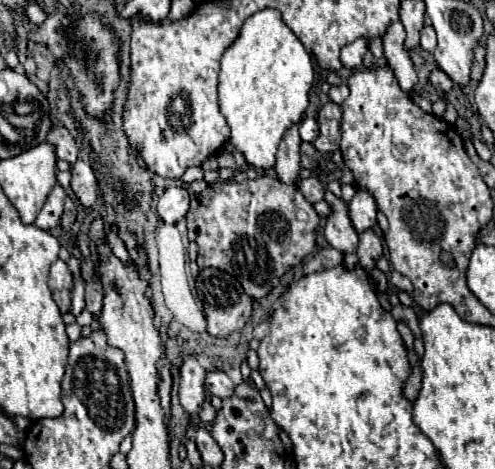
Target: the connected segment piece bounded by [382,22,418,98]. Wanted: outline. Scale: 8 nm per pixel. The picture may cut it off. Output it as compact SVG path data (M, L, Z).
M400 22L390 24L386 36L382 38L382 42L384 42L384 58L386 58L388 68L394 72L394 76L398 80L398 86L406 94L410 94L410 98L412 98L414 86L418 82L418 74L416 74L414 62L410 58L410 52L404 46L404 38L406 38L406 32L404 32L402 24Z

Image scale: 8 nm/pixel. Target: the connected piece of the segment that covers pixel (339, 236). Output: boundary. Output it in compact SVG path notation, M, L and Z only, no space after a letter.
M326 190L324 200L332 206L332 214L328 216L328 222L326 222L326 228L324 228L328 244L342 254L356 252L358 234L354 232L354 228L350 224L346 202L336 198L330 190Z

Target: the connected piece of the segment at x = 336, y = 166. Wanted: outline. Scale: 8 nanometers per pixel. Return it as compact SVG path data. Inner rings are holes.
M310 142L300 144L300 158L302 158L300 166L312 170L320 178L320 182L324 182L324 184L338 180L342 168L344 168L344 160L342 160L340 150L330 152L330 154L322 154Z

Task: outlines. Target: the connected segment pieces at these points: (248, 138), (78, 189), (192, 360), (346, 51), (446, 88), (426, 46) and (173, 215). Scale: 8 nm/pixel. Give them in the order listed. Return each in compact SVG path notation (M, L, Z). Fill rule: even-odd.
M262 10L252 14L238 40L226 50L218 76L220 112L224 114L232 136L230 144L242 152L246 162L256 170L276 166L280 140L308 108L308 92L314 80L310 54L302 42L282 24L278 10Z
M78 158L78 162L72 166L72 182L70 182L74 194L78 196L78 200L84 206L94 206L96 204L96 174L90 166L90 162L86 162L84 158Z
M184 354L184 362L180 366L180 388L178 388L178 398L180 398L180 404L184 406L186 412L198 412L200 410L200 404L204 402L206 398L206 390L204 390L204 380L206 376L206 370L198 364L196 356L194 354Z
M358 38L352 44L344 46L342 54L340 54L342 66L346 70L356 70L362 64L362 56L366 54L366 50L368 50L368 46L366 46L366 40L362 40L362 38Z
M434 70L434 72L430 74L430 84L432 84L436 90L442 90L442 92L450 92L452 86L454 86L454 82L452 82L442 70Z
M426 20L424 28L422 28L422 34L420 34L420 48L426 50L426 52L434 52L434 48L436 48L436 32L434 32L430 20Z
M166 188L166 192L158 200L158 216L164 224L176 224L188 212L190 194L184 188Z

